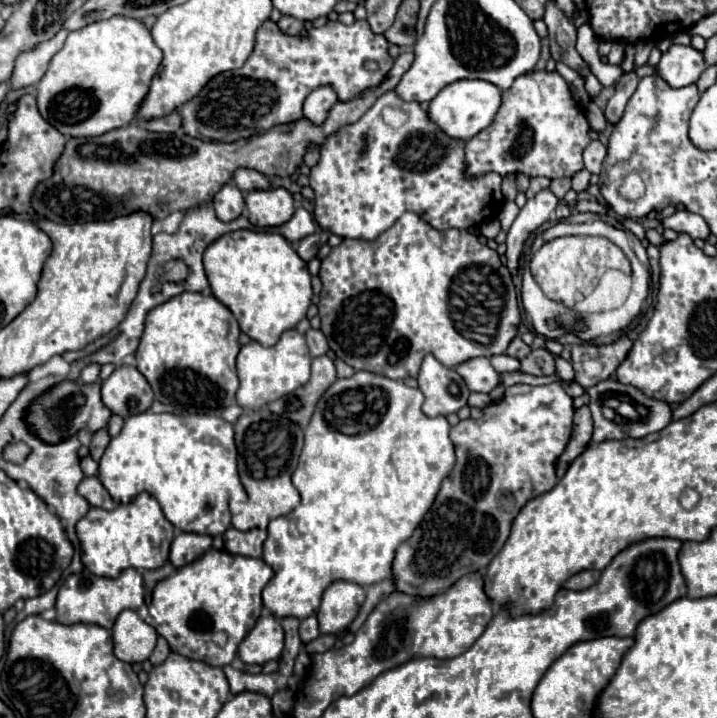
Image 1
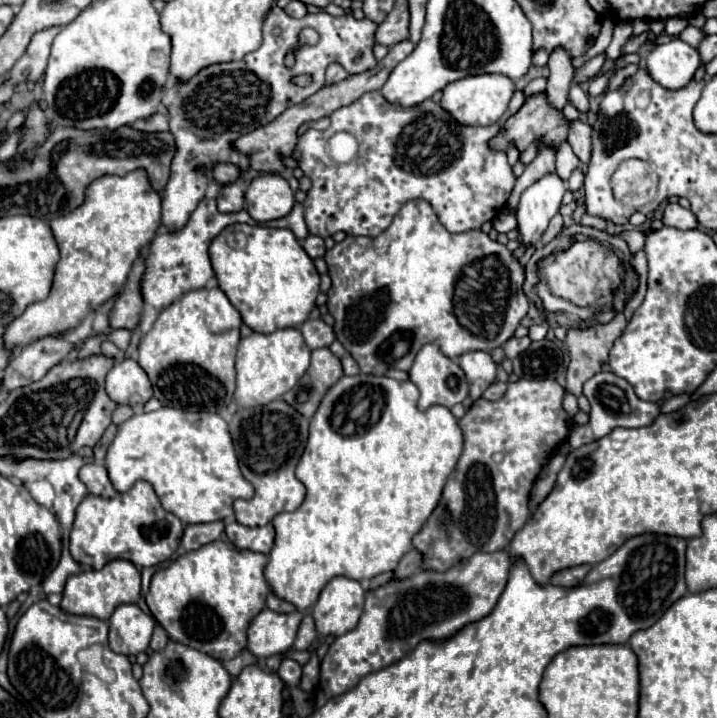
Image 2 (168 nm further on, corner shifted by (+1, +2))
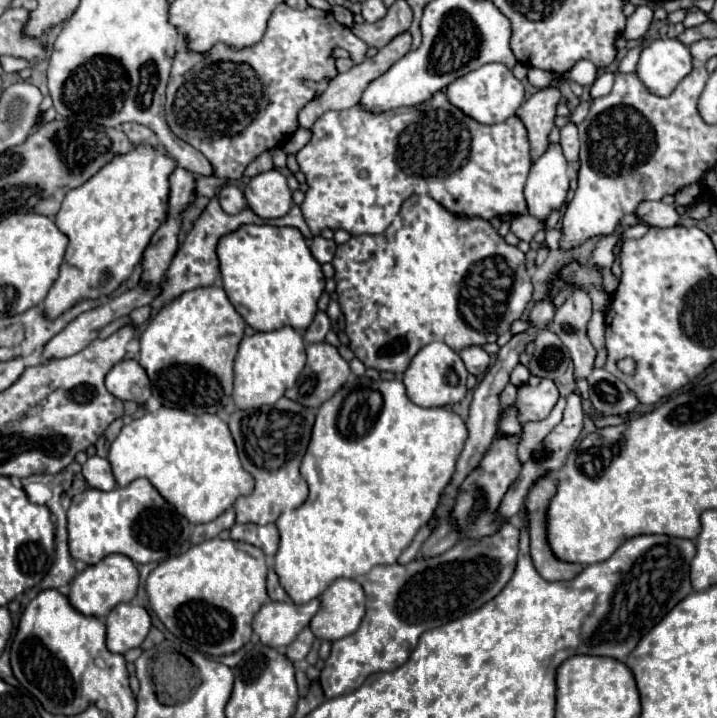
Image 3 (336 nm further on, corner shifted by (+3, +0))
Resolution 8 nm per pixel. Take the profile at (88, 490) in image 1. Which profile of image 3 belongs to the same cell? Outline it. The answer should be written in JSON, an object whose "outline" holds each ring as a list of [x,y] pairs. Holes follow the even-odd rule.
{"outline":[[[93,455],[85,461],[83,465],[83,475],[87,479],[87,483],[95,489],[101,489],[101,491],[111,491],[113,487],[117,487],[115,483],[115,477],[111,473],[111,465],[107,459],[99,457],[99,455]]]}

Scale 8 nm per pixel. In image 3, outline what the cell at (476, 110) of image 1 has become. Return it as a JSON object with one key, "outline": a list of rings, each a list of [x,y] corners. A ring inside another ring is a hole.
{"outline":[[[487,63],[487,65],[463,75],[463,77],[455,79],[447,87],[447,97],[455,107],[465,111],[465,115],[469,115],[469,117],[473,117],[473,119],[477,119],[479,123],[485,123],[485,125],[501,123],[501,121],[513,117],[517,107],[525,99],[523,83],[519,79],[515,79],[511,69],[507,69],[501,63]]]}

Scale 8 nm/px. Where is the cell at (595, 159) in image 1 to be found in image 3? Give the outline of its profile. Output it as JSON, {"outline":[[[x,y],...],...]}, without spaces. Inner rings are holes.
{"outline":[[[567,123],[561,129],[561,147],[563,147],[563,155],[567,157],[567,161],[577,161],[577,157],[579,157],[579,137],[577,137],[577,127],[573,123]]]}

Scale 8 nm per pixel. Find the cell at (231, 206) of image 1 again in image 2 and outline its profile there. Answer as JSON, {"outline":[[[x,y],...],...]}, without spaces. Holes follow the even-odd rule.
{"outline":[[[231,183],[231,185],[223,185],[217,193],[217,209],[221,213],[233,213],[233,211],[241,211],[245,205],[243,201],[243,189],[239,183]]]}

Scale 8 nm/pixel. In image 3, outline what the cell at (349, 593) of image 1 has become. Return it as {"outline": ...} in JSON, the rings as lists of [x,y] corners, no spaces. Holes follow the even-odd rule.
{"outline":[[[337,579],[321,595],[321,607],[311,619],[311,631],[319,639],[335,641],[357,631],[365,615],[365,593],[355,579]]]}

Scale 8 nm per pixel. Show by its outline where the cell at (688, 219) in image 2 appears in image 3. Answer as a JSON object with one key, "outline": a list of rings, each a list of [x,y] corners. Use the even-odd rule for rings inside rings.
{"outline":[[[641,201],[635,209],[635,215],[649,223],[651,227],[675,227],[679,221],[679,215],[675,211],[675,207],[665,205],[663,201]]]}

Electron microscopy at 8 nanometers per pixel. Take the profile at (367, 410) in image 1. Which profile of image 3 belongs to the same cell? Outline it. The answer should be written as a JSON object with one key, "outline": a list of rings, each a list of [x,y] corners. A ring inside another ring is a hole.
{"outline":[[[351,377],[317,411],[313,435],[301,463],[301,475],[309,485],[307,501],[299,509],[283,513],[275,523],[281,535],[275,571],[287,595],[295,603],[309,603],[339,577],[355,579],[375,565],[395,563],[415,533],[431,519],[465,439],[467,427],[457,413],[443,407],[425,409],[415,405],[407,397],[401,379],[369,383]],[[347,399],[353,399],[351,407],[347,407]]]}

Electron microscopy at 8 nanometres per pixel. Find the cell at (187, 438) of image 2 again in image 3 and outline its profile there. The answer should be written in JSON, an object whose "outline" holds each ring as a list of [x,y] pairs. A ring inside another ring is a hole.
{"outline":[[[169,407],[145,413],[141,419],[123,425],[109,447],[107,459],[119,487],[127,487],[137,477],[147,477],[153,487],[195,525],[217,519],[237,497],[249,495],[255,483],[253,475],[241,465],[227,423],[211,413],[193,415]]]}

